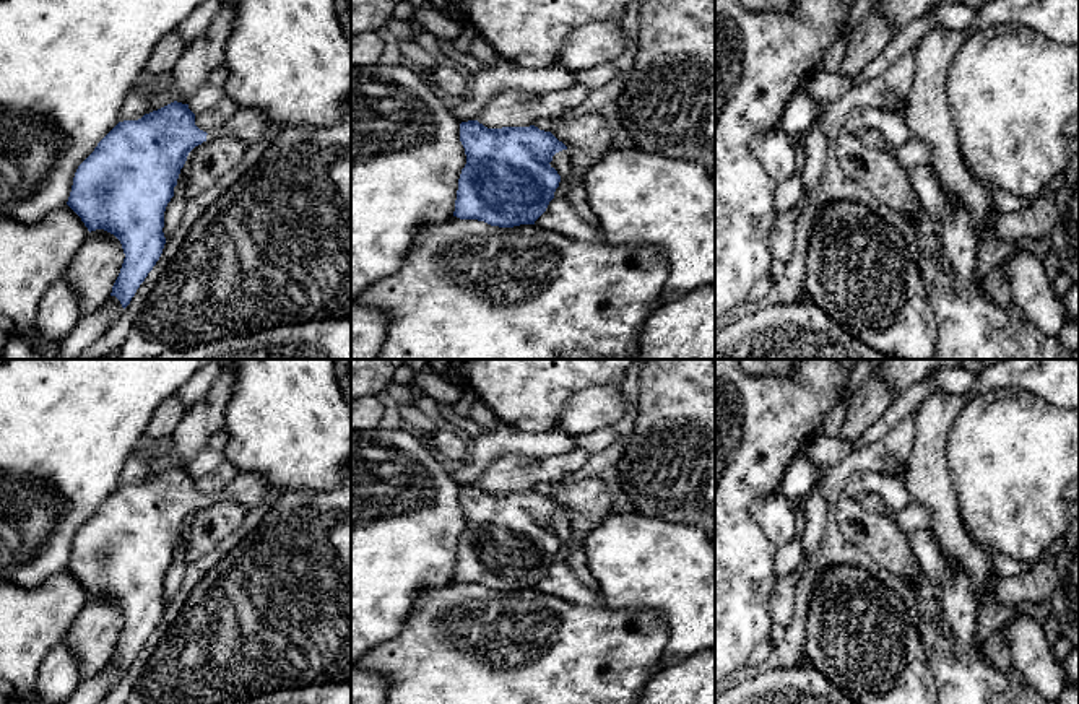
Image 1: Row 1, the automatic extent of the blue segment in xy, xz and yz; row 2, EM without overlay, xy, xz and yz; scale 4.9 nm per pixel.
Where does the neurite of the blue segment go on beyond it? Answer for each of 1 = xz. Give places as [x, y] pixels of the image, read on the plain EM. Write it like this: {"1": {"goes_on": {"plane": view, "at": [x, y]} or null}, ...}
{"1": {"goes_on": null}}

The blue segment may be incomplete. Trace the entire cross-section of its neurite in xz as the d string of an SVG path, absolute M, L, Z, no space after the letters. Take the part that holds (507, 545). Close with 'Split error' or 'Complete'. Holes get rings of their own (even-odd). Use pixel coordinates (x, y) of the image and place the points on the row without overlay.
M478 485L460 488L460 506L466 528L453 580L499 592L535 589L561 546L549 527L567 511L535 489L488 493Z. Complete

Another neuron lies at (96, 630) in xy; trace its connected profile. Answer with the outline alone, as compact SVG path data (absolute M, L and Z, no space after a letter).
M91 595L63 637L75 652L81 680L96 676L110 660L125 618L120 605L104 595Z

